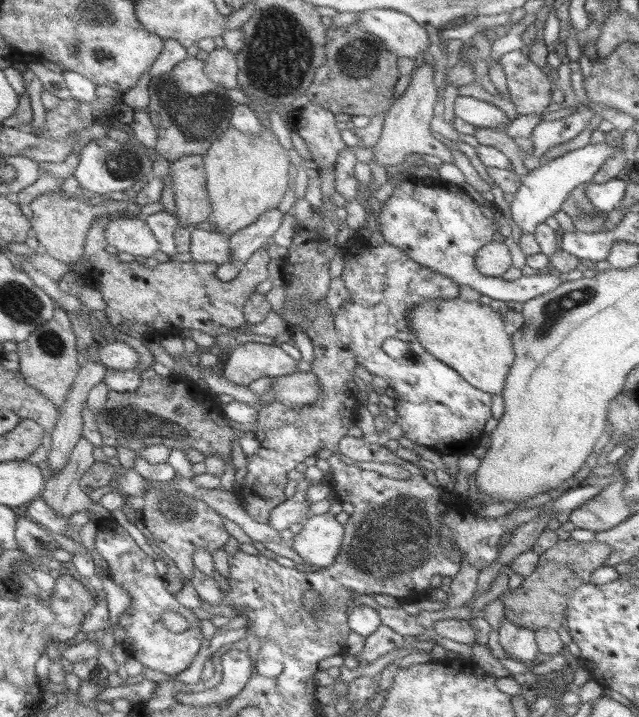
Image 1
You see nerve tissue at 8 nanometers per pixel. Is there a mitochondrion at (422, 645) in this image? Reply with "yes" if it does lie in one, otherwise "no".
no

